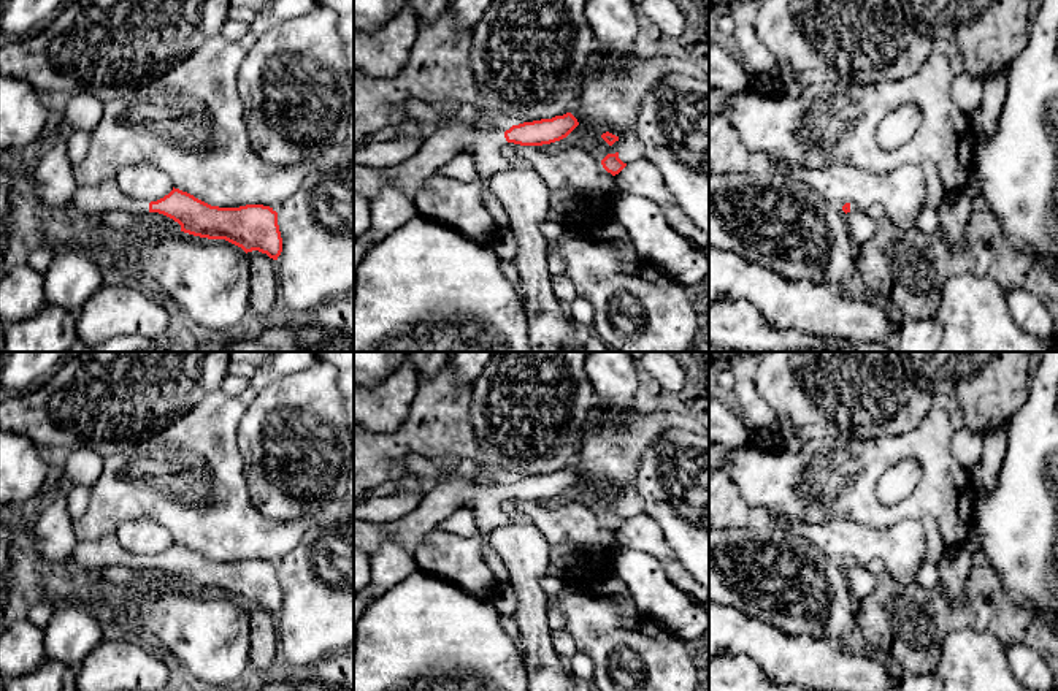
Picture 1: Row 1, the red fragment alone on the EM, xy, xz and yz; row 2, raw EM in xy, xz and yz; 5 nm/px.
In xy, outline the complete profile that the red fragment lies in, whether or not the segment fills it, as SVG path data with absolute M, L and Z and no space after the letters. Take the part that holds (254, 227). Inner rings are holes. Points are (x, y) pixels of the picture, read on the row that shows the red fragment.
M116 181L76 187L70 203L78 212L98 217L109 211L159 212L178 222L184 233L208 239L225 239L246 254L259 250L278 260L282 252L278 212L263 204L219 208L174 187L157 201L138 201L127 197Z

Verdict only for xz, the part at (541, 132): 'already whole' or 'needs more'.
needs more

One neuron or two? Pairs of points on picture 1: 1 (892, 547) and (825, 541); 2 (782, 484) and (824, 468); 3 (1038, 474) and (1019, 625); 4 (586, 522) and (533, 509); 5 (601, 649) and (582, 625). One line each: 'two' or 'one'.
1: one
2: one
3: two
4: one
5: one

